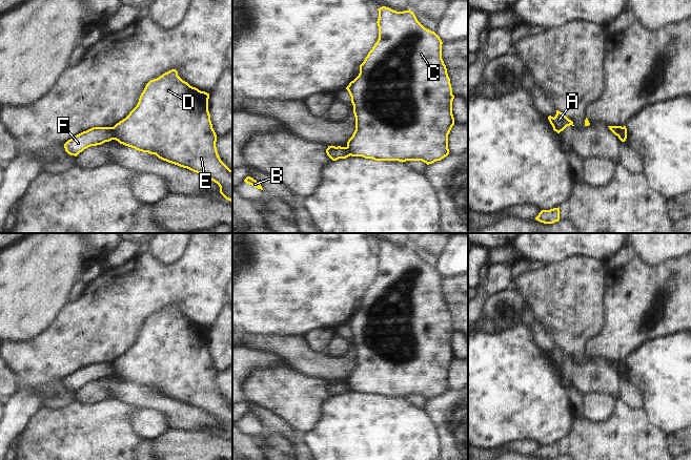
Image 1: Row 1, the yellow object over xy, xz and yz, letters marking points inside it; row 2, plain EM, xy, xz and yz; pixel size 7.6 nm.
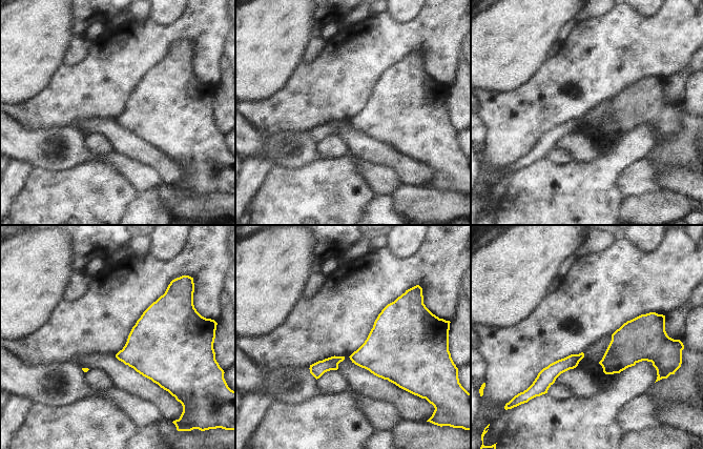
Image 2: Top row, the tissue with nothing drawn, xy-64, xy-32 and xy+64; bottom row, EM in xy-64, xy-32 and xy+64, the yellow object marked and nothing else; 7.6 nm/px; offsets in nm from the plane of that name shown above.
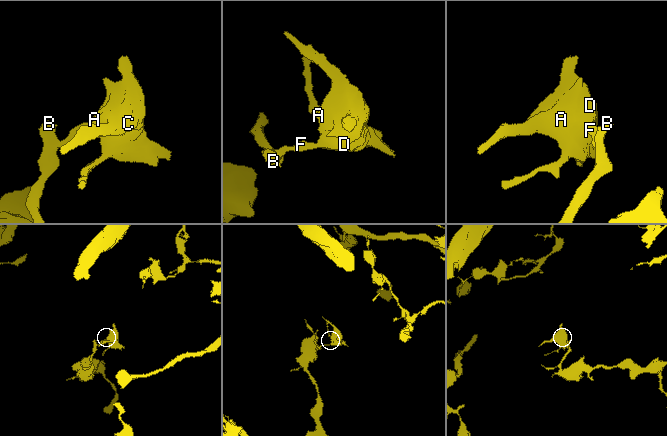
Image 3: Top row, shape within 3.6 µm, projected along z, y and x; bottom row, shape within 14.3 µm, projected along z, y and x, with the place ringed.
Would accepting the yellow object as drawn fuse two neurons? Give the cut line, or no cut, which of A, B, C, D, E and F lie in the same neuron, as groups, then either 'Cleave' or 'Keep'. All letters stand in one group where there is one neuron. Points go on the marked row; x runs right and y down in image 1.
Split along xy (113, 127), (115, 139). Groups: A C D E / B F. Cleave.

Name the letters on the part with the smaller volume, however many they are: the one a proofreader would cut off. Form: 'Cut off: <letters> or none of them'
Cut off: A, C, D, E

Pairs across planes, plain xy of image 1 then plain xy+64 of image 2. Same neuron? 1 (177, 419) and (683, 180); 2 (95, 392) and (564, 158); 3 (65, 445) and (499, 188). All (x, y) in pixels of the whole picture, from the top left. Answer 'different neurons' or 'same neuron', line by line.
1: same neuron
2: same neuron
3: different neurons

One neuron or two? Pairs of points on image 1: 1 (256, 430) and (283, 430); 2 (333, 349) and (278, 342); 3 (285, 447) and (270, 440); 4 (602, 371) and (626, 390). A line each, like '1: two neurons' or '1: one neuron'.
1: two neurons
2: two neurons
3: one neuron
4: two neurons

